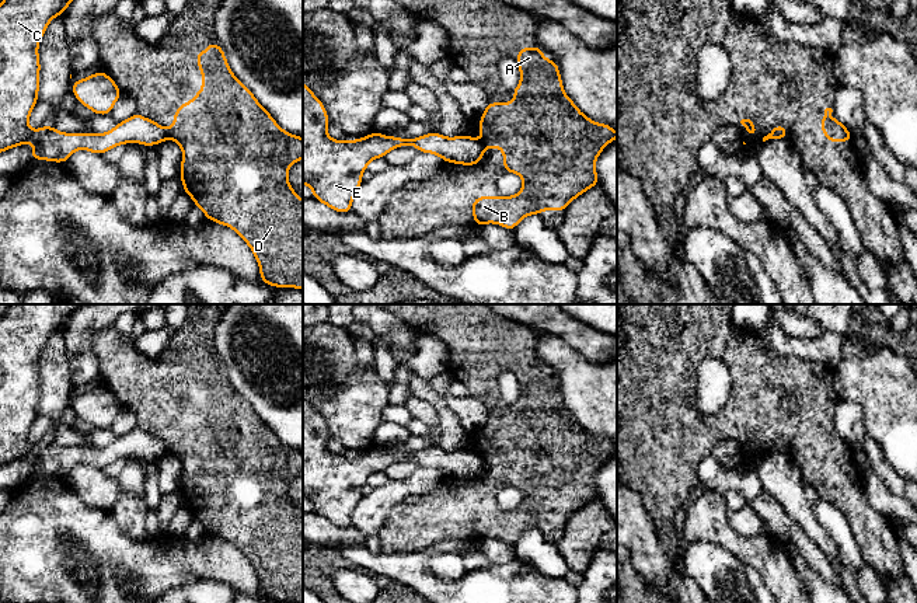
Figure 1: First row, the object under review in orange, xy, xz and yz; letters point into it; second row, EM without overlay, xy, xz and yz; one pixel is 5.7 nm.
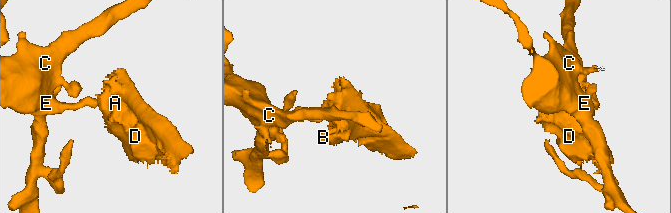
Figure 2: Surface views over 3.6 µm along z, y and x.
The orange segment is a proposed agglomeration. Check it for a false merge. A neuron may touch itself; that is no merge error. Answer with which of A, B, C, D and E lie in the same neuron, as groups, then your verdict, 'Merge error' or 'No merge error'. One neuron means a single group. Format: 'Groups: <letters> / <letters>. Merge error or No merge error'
Groups: A B D / C E. Merge error

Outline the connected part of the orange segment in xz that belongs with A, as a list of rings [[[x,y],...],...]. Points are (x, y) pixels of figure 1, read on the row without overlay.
[[[540,360],[519,362],[517,380],[520,397],[512,404],[515,416],[488,416],[481,428],[478,442],[484,463],[503,464],[505,487],[516,487],[523,492],[523,502],[513,510],[489,512],[482,508],[471,517],[477,541],[496,537],[515,544],[520,534],[541,524],[562,524],[589,502],[599,499],[596,473],[614,453],[617,446],[606,438],[596,438],[582,428],[564,407],[559,381],[543,370]]]

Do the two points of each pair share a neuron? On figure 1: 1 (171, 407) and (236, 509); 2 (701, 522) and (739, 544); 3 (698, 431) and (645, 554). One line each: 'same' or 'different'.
1: same
2: same
3: different

